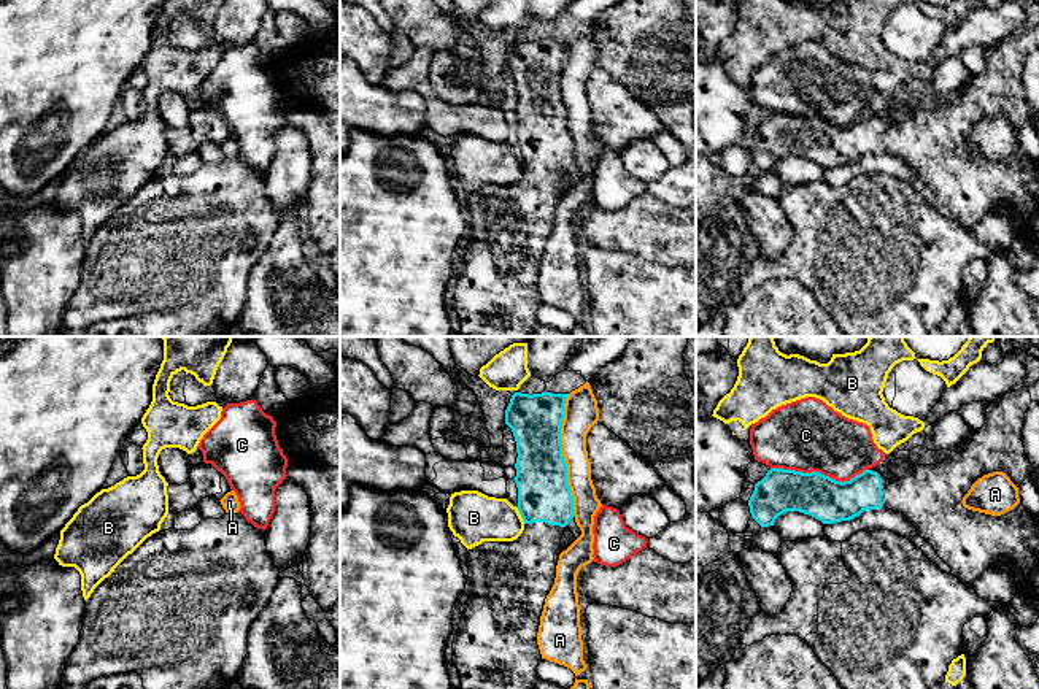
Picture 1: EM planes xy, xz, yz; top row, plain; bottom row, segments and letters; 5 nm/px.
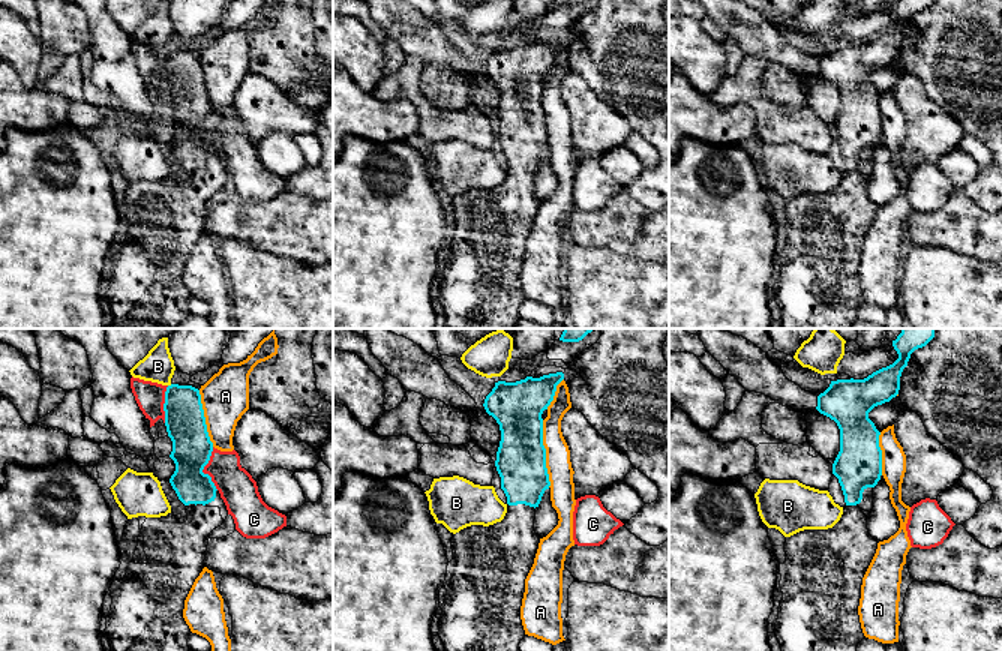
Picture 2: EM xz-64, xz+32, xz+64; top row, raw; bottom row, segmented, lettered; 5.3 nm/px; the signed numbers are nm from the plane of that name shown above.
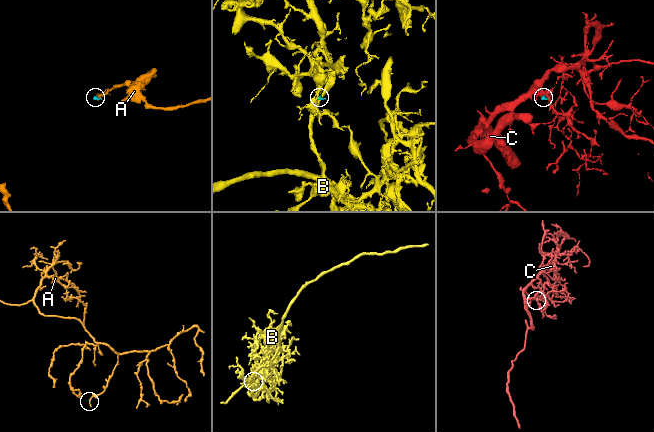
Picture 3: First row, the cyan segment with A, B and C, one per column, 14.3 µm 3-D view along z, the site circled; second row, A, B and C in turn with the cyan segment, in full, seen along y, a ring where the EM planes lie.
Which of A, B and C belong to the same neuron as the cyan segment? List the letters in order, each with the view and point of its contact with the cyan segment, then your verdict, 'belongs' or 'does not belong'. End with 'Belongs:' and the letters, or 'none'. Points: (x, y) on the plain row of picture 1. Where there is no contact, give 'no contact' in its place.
A: contact xz (561, 99); does not belong
B: contact xz (520, 157); does not belong
C: contact yz (820, 118); does not belong
Belongs: none

